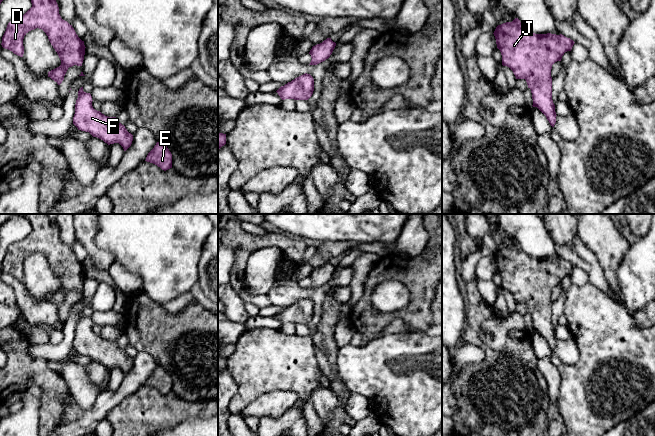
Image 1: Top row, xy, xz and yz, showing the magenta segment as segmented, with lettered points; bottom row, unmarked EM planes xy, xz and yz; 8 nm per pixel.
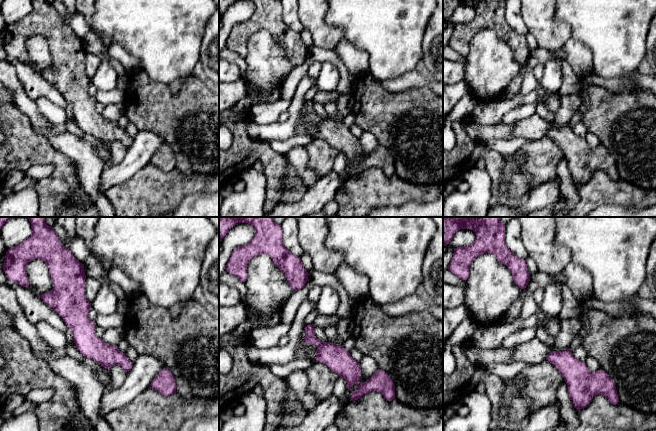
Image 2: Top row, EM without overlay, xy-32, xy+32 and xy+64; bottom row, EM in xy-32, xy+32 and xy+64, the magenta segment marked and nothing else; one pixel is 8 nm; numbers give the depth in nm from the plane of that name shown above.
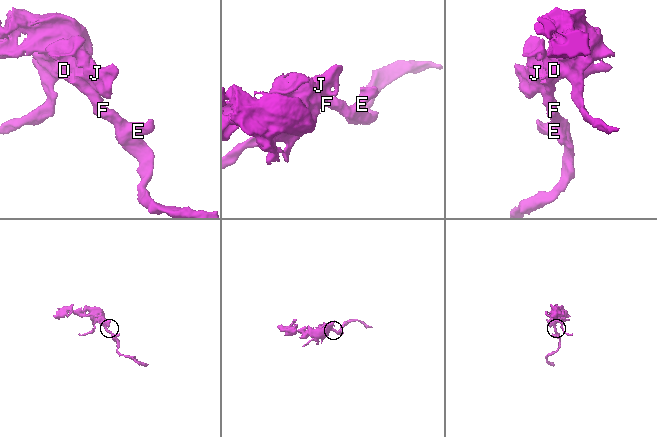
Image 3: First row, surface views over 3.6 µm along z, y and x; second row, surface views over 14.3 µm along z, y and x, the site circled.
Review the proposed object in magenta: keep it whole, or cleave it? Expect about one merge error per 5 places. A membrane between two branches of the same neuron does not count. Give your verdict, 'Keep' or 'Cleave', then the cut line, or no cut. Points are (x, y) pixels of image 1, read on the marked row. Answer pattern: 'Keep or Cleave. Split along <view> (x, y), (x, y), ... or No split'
Keep. No split

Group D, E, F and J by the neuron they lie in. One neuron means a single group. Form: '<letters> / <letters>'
D E F J

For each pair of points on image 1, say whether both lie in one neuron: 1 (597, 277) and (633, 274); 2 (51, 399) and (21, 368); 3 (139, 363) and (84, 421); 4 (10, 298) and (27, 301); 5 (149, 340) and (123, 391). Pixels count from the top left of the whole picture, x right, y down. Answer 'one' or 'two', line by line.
1: two
2: one
3: one
4: two
5: two

